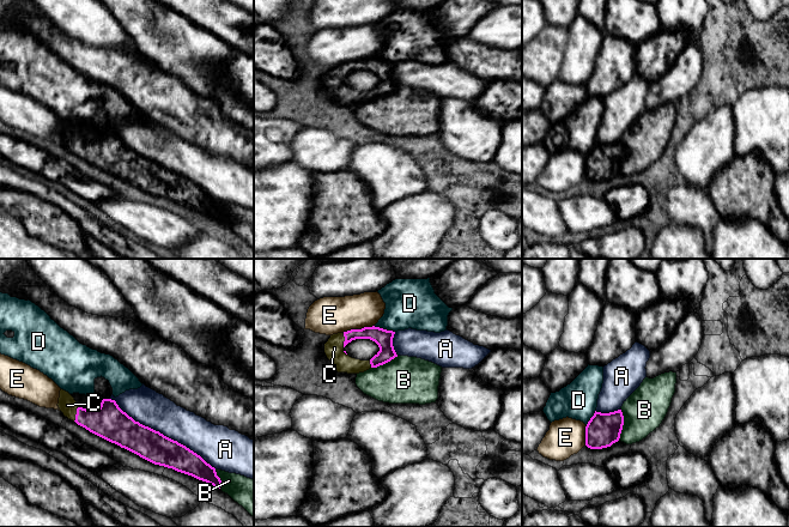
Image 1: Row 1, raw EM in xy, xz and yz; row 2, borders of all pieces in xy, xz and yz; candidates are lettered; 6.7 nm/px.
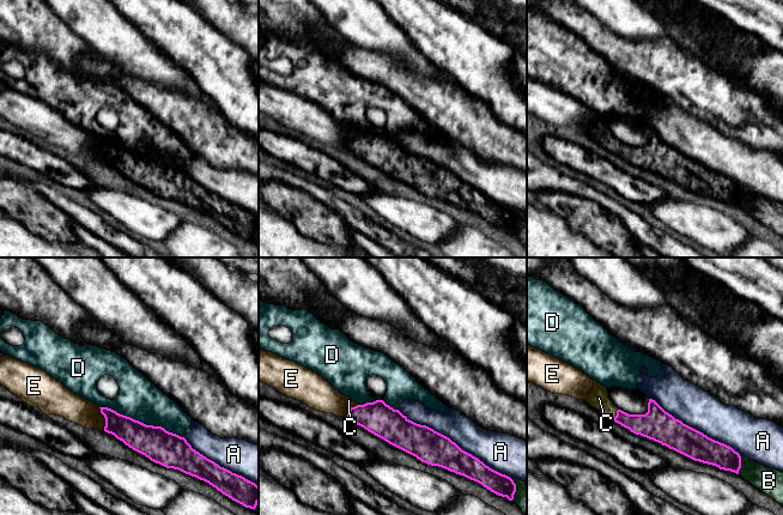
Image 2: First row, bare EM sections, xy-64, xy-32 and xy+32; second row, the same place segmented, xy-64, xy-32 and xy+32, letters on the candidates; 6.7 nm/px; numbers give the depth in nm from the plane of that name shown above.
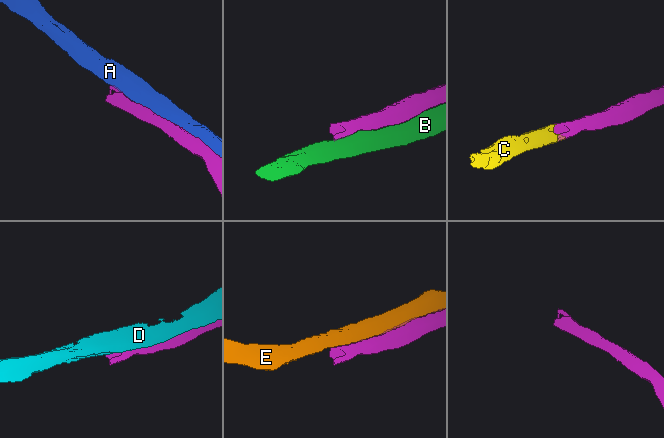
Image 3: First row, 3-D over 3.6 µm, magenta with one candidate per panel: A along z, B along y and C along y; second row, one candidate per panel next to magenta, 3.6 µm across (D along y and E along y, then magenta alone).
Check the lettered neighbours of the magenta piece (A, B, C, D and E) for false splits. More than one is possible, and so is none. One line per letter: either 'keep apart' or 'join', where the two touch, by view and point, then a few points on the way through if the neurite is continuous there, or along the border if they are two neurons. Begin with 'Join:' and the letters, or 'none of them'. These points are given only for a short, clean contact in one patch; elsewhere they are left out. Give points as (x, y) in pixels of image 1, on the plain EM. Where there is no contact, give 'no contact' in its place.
Join: C
A: keep apart; meets magenta in xy at (162, 165)
B: keep apart; meets magenta in yz at (623, 156)
C: join; meets magenta in xy at (76, 146); runs through xy (109, 153), (97, 153), (76, 146), (67, 137)
D: keep apart; meets magenta in xz at (384, 61)
E: keep apart; meets magenta in xz at (358, 61)

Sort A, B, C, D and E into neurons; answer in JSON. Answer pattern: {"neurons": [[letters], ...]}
{"neurons": [["A"], ["B"], ["C"], ["D"], ["E"]]}

